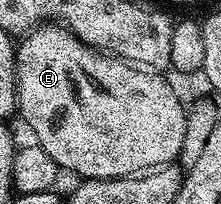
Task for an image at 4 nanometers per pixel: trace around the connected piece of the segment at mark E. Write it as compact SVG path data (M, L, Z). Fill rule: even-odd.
M46 22L33 29L32 32L22 35L16 45L17 53L17 112L25 119L27 127L33 131L32 139L51 158L55 158L58 169L74 172L77 178L87 180L117 180L120 176L135 176L142 170L156 170L162 166L169 166L180 157L183 146L183 134L185 133L186 105L181 105L177 92L164 80L164 75L153 70L146 70L140 66L134 66L126 61L118 60L104 52L84 44L74 32L56 23Z

